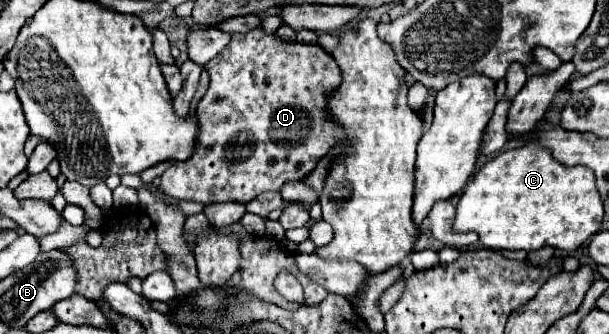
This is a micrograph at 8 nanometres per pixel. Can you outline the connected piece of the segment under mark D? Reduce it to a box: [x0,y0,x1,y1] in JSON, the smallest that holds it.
[161,30,341,204]

